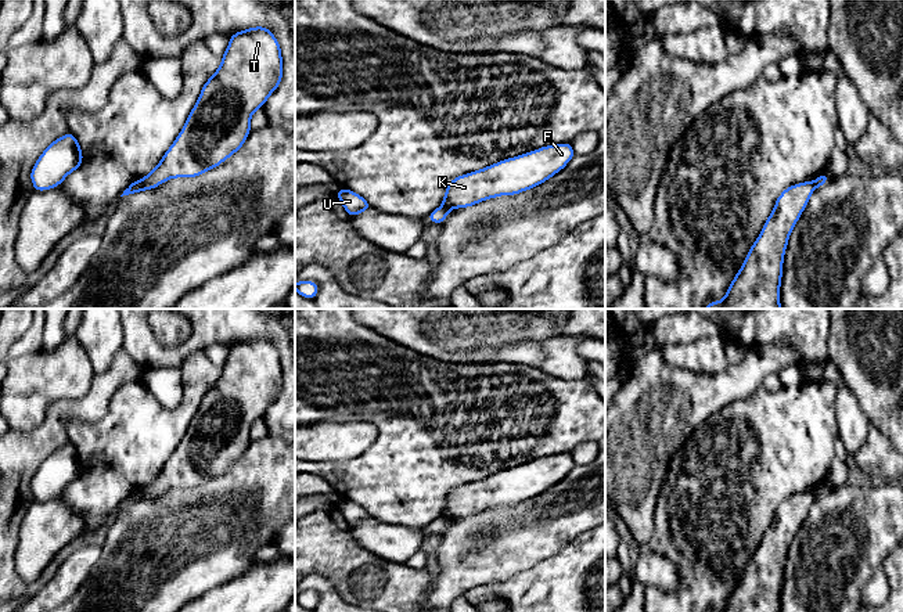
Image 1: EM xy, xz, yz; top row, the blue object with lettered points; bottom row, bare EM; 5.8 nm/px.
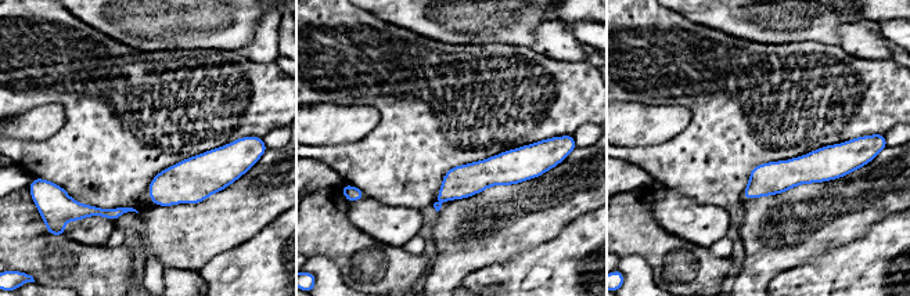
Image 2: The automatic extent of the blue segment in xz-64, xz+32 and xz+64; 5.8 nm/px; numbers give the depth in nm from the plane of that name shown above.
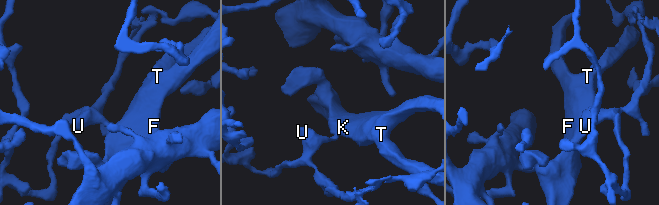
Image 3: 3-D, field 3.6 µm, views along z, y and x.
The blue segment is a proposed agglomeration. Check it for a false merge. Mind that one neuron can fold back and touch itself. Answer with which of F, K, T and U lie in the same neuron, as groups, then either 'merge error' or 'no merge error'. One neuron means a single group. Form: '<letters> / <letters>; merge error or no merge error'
F K T / U; merge error

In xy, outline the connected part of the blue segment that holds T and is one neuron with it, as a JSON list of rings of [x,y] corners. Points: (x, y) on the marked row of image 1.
[[[267,28],[231,35],[220,66],[204,84],[177,138],[161,162],[120,197],[157,188],[169,179],[197,177],[234,155],[248,138],[251,115],[281,79],[281,47]]]

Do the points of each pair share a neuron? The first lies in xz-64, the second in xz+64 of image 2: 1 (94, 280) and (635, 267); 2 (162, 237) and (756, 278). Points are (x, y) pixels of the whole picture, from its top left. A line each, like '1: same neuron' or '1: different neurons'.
1: different neurons
2: same neuron

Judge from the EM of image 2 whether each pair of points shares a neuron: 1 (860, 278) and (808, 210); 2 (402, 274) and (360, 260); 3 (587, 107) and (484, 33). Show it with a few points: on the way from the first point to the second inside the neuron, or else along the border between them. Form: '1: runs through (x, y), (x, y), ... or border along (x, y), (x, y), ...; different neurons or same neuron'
1: border along (866, 233), (806, 260); different neurons
2: runs through (392, 271), (370, 267); same neuron
3: border along (464, 43), (509, 43), (529, 47); different neurons

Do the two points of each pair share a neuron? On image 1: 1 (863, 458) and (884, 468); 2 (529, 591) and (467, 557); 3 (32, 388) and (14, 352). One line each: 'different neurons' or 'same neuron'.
1: same neuron
2: different neurons
3: different neurons

